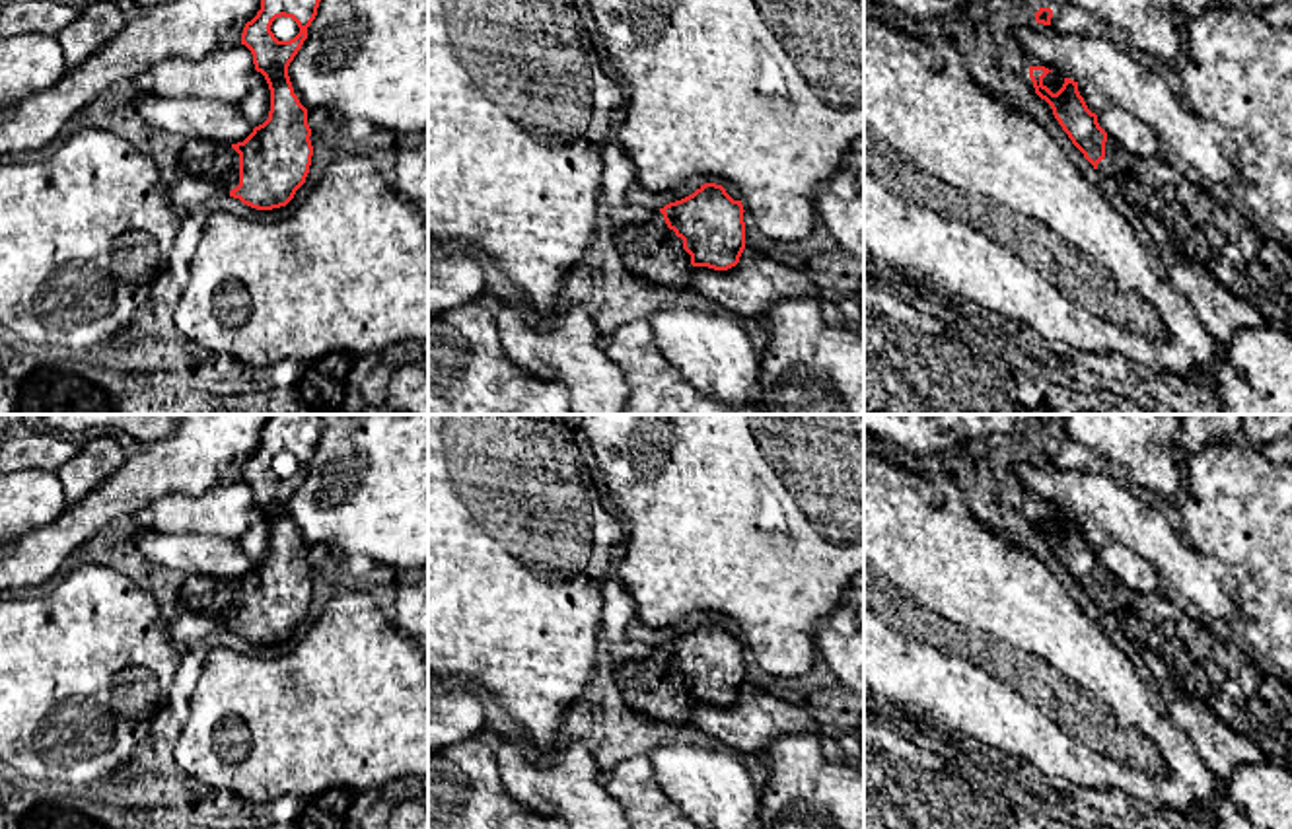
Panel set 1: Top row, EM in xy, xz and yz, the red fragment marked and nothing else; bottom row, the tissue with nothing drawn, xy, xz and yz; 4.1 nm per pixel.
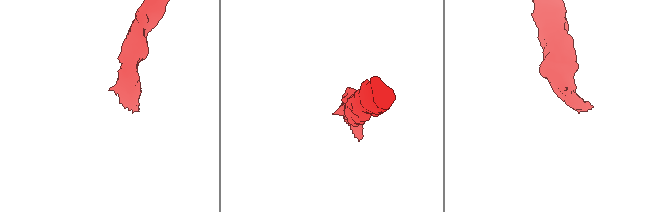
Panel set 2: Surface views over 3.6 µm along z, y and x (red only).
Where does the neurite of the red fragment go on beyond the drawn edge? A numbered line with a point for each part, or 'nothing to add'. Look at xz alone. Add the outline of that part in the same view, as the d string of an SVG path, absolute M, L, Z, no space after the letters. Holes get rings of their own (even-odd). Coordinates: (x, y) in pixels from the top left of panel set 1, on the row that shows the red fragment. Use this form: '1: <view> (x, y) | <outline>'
1: xz (652, 252) | M660 210L652 212L644 224L615 232L615 245L636 278L669 290L693 288L691 255L683 249L683 239L667 228Z

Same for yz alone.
1: yz (1217, 236) | M1107 136L1105 158L1097 163L1107 187L1138 210L1156 216L1181 245L1185 261L1202 267L1220 280L1234 296L1261 309L1265 321L1292 335L1292 247L1265 239L1253 222L1232 204L1216 200L1206 189L1171 169L1164 160L1142 160Z

